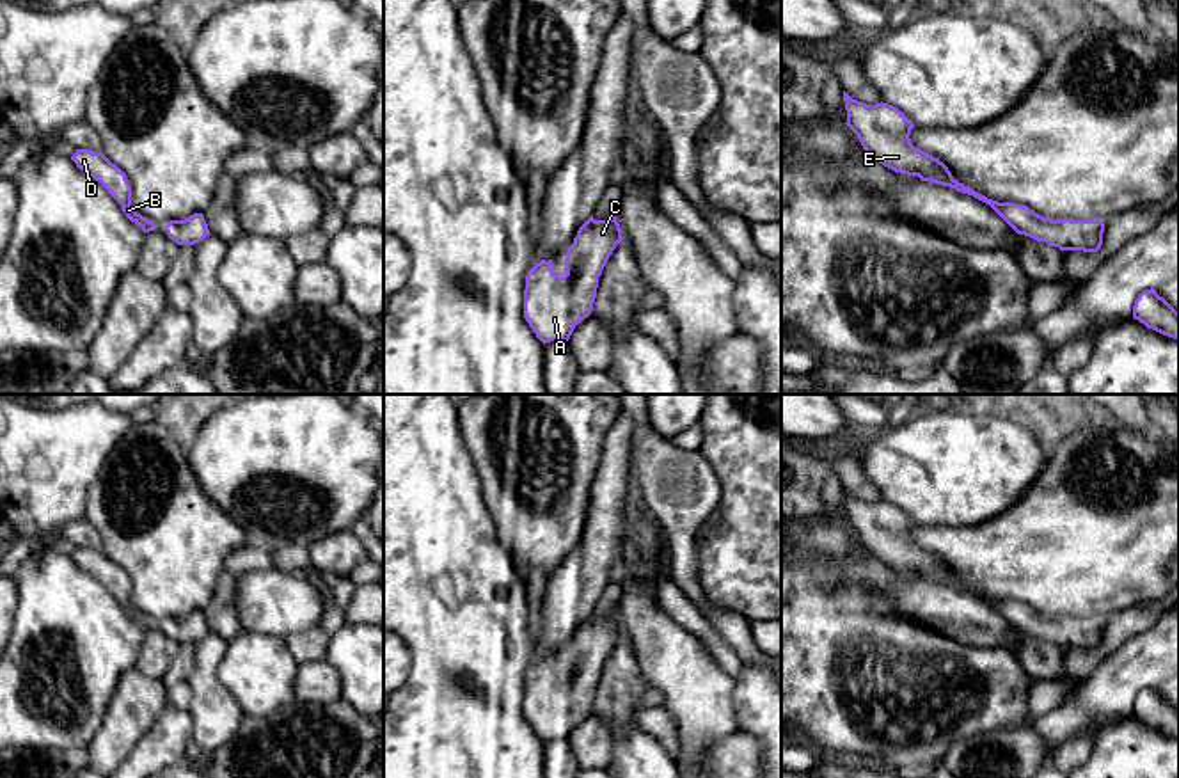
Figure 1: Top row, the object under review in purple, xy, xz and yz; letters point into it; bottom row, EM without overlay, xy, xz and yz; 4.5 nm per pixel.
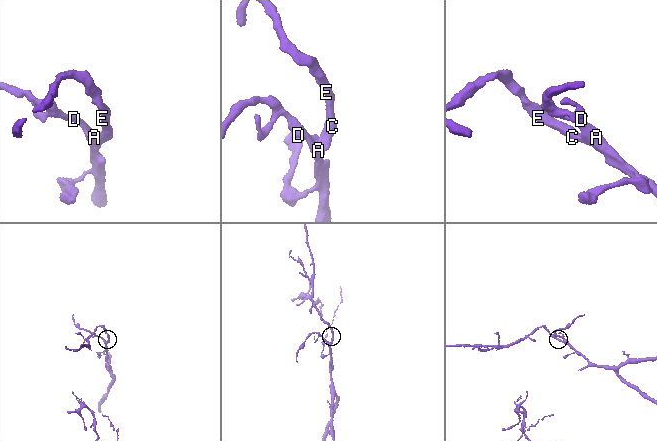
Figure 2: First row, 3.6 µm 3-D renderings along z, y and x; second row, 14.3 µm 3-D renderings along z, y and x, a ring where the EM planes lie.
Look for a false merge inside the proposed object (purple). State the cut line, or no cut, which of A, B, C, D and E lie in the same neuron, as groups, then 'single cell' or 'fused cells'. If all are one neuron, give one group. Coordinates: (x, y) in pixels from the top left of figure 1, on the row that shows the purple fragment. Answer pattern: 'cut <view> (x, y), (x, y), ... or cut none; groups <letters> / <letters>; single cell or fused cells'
cut none; groups A B C D E; single cell

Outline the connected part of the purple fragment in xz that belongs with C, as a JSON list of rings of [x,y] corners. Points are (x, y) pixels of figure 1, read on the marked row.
[[[591,215],[568,247],[563,277],[545,259],[527,272],[524,318],[543,345],[568,341],[575,325],[591,314],[598,277],[621,240],[616,217],[595,220]]]

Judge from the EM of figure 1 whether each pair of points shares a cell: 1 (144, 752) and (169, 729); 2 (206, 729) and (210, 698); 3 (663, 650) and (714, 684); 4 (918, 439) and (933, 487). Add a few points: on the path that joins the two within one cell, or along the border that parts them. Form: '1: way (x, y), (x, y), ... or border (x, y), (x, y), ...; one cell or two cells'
1: way (150, 748), (164, 734); one cell
2: way (210, 722), (210, 706); one cell
3: way (675, 663), (696, 684), (702, 684); one cell
4: way (918, 452), (918, 464), (924, 475); one cell

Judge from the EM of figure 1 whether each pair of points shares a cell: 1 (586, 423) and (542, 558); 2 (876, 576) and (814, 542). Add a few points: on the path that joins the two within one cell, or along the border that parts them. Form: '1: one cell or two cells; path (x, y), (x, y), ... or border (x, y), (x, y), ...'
1: one cell; path (577, 457), (570, 498), (545, 524)
2: two cells; border (863, 553), (856, 553), (844, 565)

